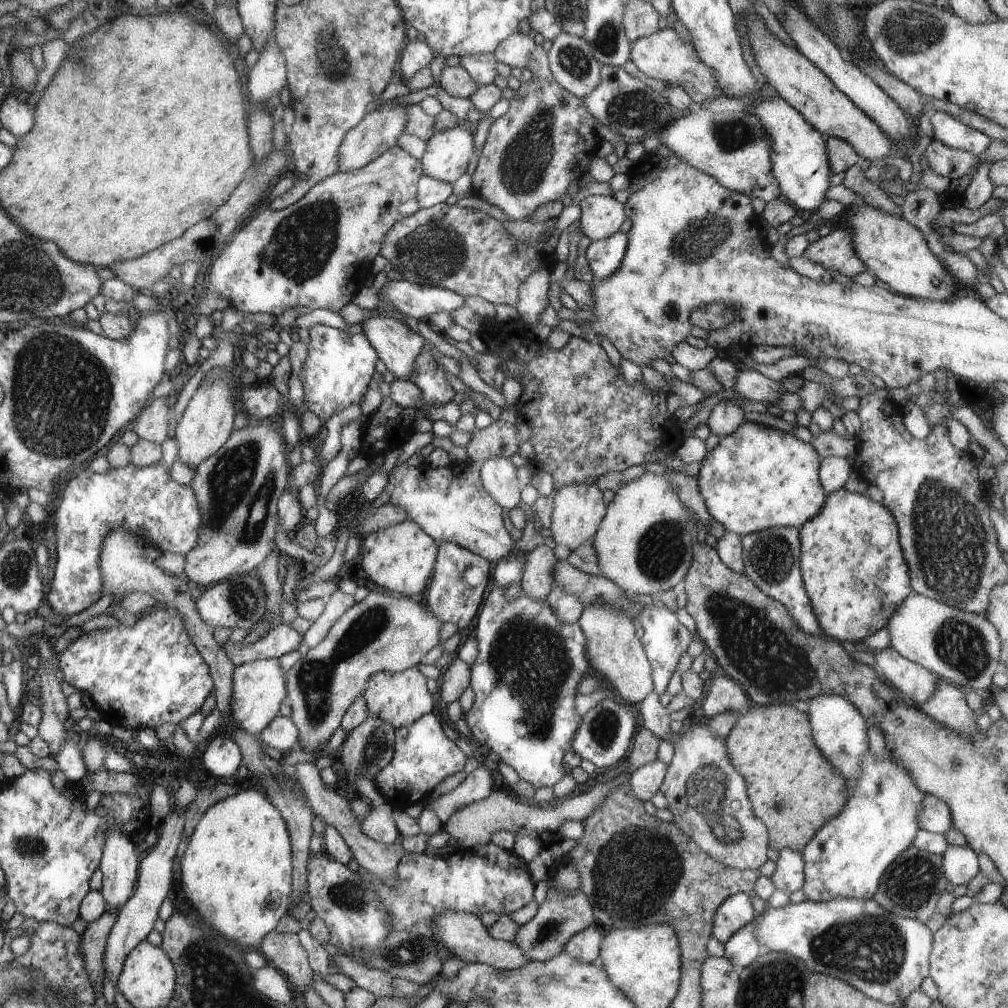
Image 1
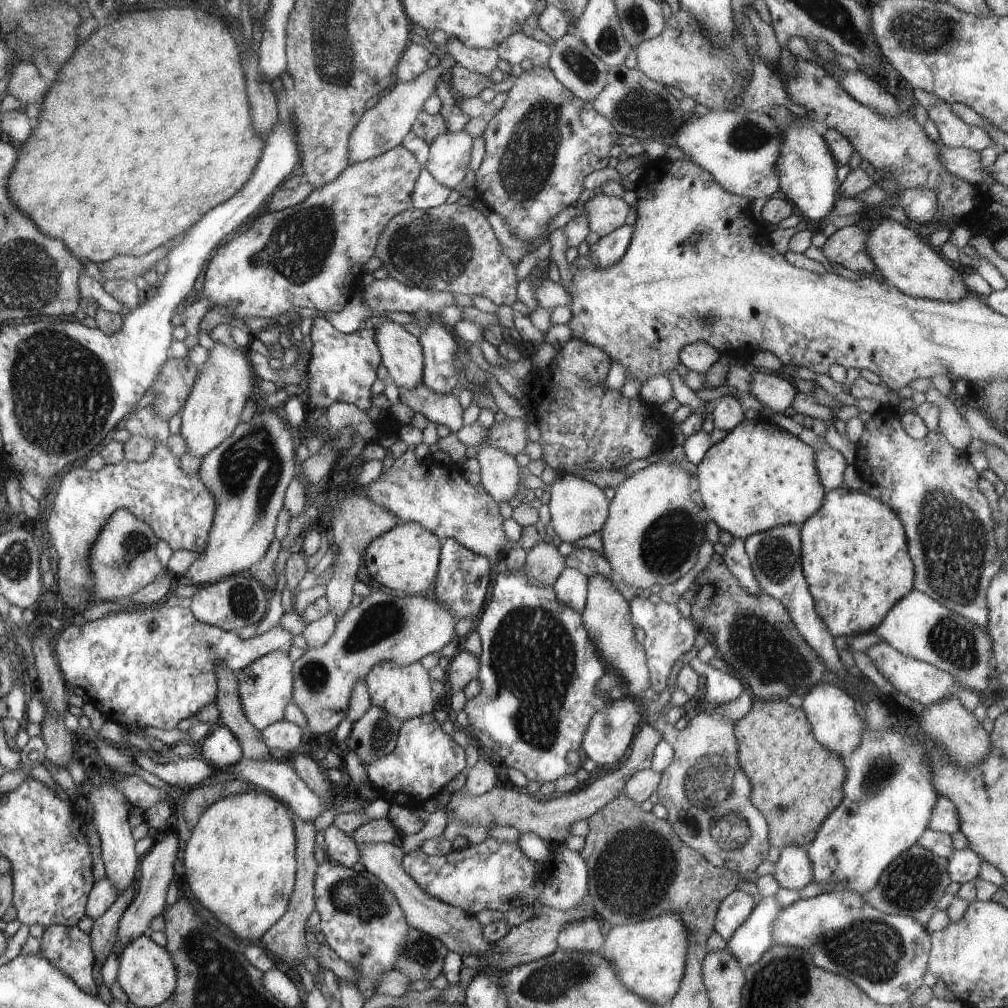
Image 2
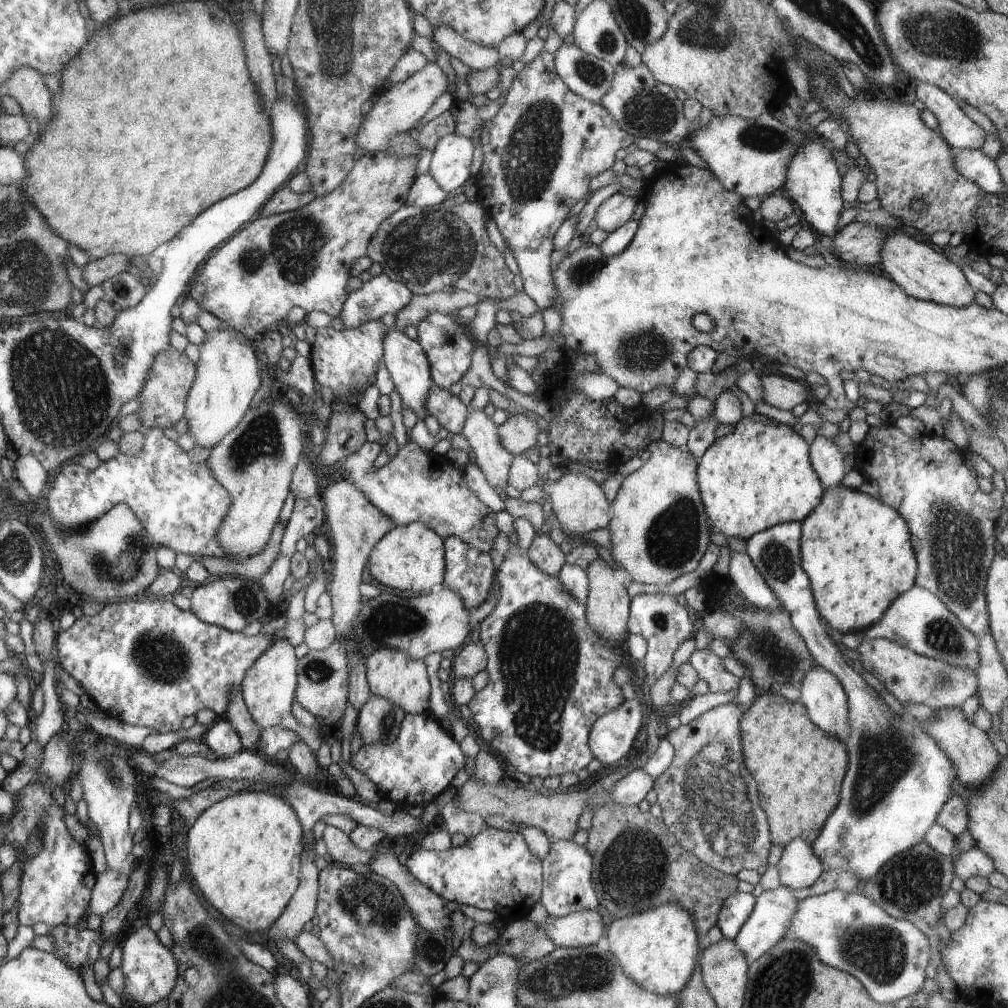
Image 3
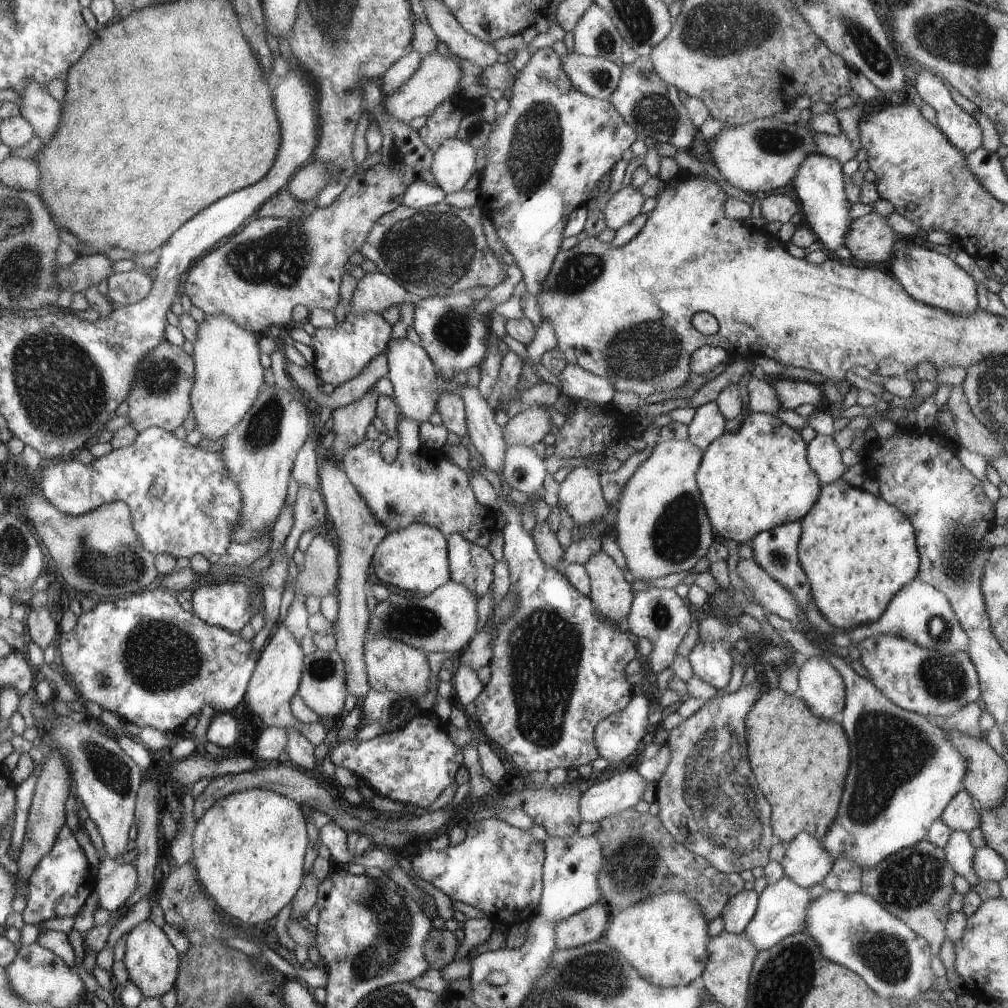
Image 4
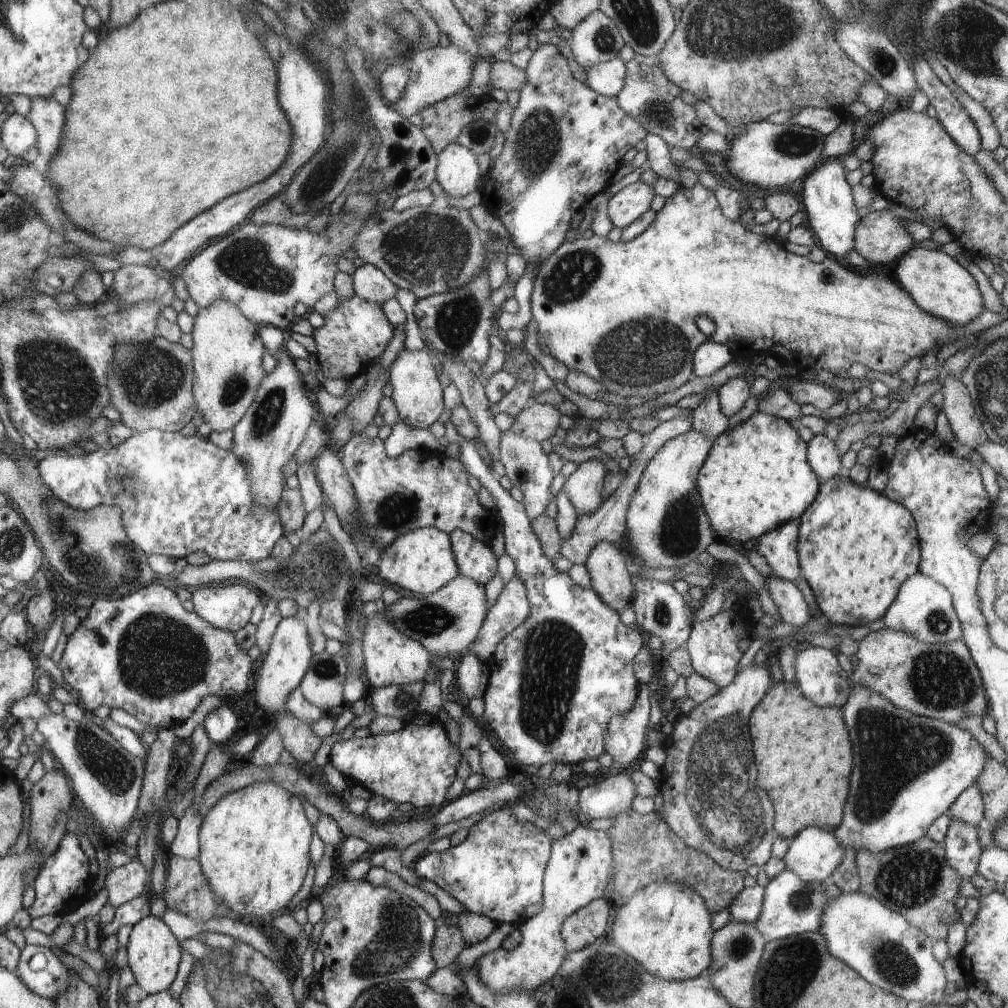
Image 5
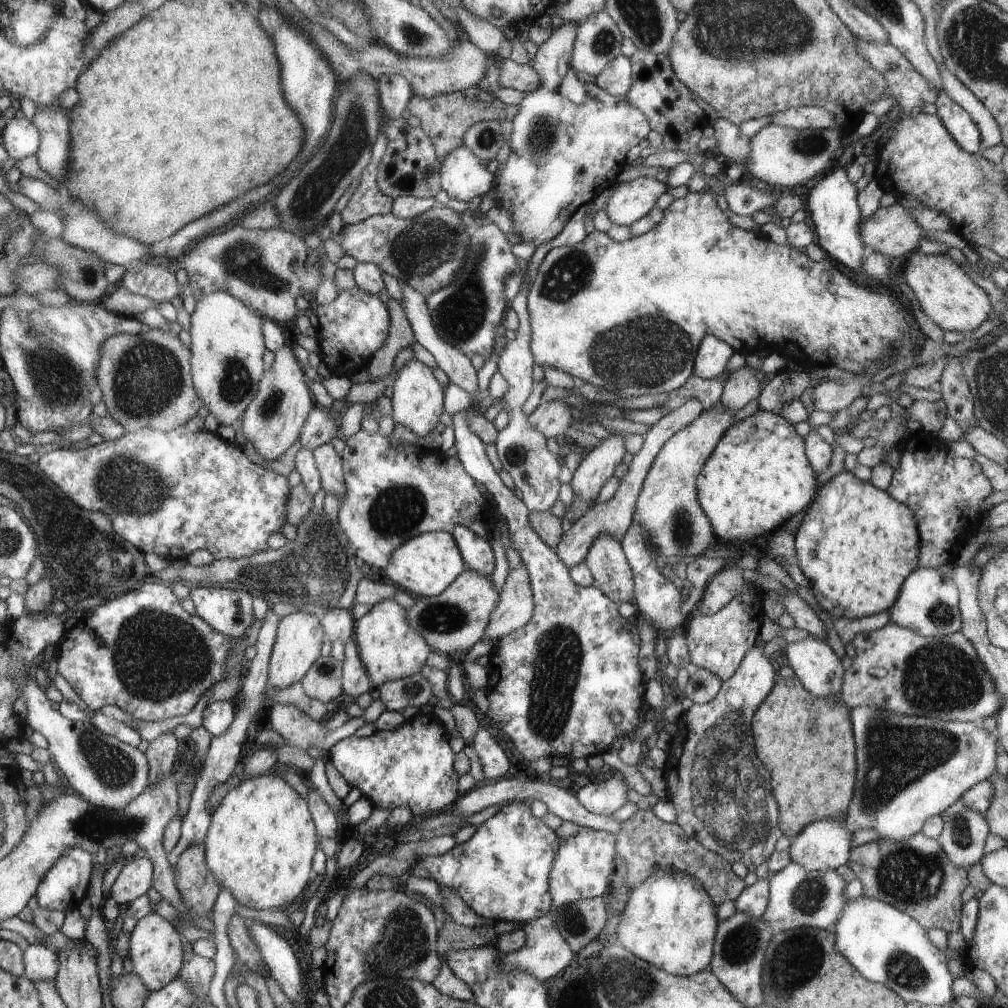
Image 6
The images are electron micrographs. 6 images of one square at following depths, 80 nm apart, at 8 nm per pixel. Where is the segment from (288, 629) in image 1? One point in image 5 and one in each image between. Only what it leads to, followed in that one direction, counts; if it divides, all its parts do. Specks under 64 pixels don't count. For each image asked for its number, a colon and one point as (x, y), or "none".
2: (153, 666)
3: (150, 664)
4: (142, 657)
5: (143, 653)

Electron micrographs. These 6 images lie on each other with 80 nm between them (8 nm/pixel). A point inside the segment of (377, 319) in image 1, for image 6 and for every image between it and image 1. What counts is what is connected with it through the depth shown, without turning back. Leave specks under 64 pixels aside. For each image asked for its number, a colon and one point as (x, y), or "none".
2: (402, 353)
3: (405, 359)
4: (415, 379)
5: (417, 395)
6: (417, 402)

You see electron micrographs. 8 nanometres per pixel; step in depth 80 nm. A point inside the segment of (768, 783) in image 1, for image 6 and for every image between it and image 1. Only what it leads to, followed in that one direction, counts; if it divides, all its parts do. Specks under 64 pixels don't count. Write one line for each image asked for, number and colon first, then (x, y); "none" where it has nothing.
2: (796, 783)
3: (799, 770)
4: (800, 762)
5: (803, 753)
6: (812, 767)

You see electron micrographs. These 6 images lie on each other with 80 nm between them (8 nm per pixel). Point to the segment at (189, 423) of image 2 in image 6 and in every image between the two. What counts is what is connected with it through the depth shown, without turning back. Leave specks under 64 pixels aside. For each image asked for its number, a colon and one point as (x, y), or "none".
3: (228, 376)
4: (229, 375)
5: (227, 354)
6: (227, 343)

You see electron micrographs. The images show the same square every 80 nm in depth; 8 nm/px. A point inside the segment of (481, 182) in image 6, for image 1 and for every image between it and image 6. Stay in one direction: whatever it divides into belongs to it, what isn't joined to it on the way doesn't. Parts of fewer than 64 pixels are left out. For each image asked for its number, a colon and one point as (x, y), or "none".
1: (448, 151)
2: (448, 161)
3: (450, 166)
4: (454, 162)
5: (457, 172)

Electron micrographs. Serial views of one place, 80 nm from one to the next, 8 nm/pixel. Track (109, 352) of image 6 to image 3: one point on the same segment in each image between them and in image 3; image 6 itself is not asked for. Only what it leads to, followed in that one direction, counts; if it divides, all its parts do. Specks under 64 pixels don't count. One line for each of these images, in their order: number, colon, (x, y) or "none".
3: (163, 399)
4: (161, 397)
5: (152, 383)

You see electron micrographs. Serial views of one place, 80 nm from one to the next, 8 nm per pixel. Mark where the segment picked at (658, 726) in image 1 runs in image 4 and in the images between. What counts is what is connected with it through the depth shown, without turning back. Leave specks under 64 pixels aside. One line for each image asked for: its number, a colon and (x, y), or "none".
2: (707, 795)
3: (710, 802)
4: (709, 801)

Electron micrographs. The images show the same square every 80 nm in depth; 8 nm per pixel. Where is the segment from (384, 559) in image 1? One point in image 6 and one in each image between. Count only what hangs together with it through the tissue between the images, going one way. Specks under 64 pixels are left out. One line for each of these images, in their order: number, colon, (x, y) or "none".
2: (407, 558)
3: (410, 557)
4: (416, 559)
5: (424, 561)
6: (426, 565)

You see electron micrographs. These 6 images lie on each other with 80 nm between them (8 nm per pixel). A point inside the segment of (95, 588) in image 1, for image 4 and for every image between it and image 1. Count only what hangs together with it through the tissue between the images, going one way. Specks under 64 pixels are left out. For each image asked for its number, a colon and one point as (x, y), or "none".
2: (179, 508)
3: (181, 505)
4: (183, 502)

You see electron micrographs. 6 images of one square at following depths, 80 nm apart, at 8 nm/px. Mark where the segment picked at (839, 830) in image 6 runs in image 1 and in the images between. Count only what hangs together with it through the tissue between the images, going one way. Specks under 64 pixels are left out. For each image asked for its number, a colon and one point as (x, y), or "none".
1: (789, 875)
2: (793, 869)
3: (798, 867)
4: (807, 862)
5: (814, 853)

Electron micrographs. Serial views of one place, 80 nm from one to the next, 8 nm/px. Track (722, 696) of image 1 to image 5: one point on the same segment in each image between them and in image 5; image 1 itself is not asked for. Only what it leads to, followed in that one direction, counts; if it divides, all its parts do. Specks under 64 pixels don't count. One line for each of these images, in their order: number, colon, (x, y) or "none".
2: (719, 688)
3: (709, 667)
4: (710, 661)
5: (713, 646)

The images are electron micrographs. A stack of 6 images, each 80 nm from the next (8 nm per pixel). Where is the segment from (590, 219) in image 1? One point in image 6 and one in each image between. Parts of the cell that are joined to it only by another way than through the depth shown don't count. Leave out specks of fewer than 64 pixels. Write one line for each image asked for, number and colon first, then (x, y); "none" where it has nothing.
2: (605, 213)
3: (616, 210)
4: (626, 204)
5: (630, 203)
6: (630, 201)

